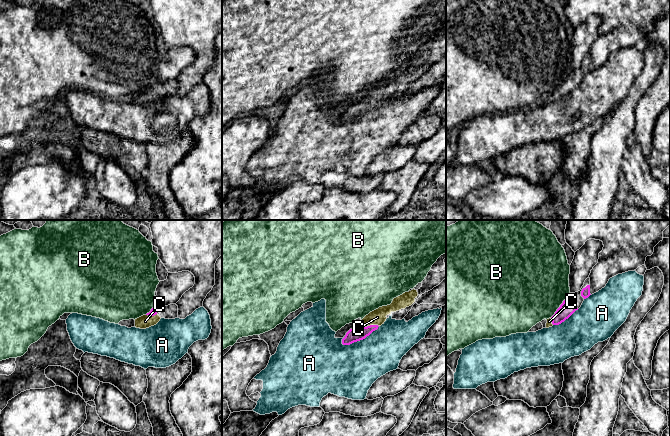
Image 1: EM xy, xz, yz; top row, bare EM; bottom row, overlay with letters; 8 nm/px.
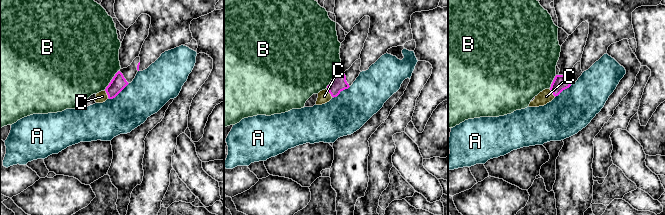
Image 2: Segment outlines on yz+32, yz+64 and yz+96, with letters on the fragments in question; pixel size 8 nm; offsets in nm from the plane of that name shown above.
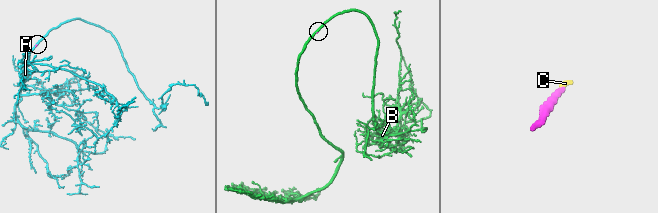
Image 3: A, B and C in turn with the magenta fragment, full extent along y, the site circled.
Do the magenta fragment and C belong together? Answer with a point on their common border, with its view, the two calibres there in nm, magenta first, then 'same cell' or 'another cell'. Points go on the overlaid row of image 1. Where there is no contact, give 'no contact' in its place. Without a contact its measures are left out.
xz (368, 326) | 120/130 nm | same cell

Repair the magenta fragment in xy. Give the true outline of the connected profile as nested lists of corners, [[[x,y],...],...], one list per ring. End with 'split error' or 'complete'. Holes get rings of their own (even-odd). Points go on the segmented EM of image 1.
[[[152,308],[149,313],[135,319],[135,327],[140,329],[146,329],[156,325],[160,321],[161,317],[157,314],[157,311]]]; split error

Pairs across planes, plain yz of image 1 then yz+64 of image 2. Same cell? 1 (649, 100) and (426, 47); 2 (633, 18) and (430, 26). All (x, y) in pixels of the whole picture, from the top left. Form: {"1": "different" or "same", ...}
{"1": "same", "2": "different"}

